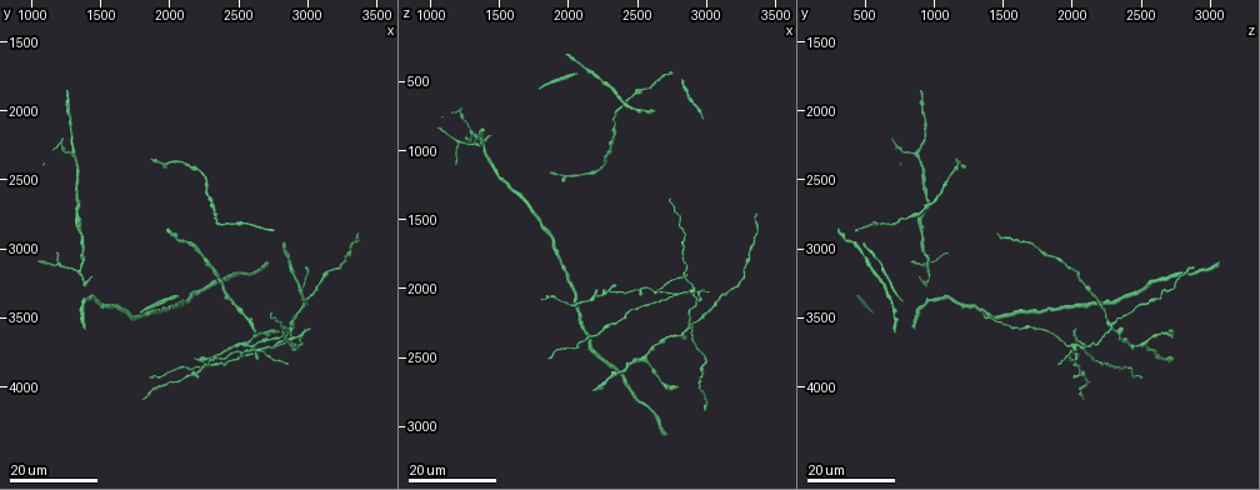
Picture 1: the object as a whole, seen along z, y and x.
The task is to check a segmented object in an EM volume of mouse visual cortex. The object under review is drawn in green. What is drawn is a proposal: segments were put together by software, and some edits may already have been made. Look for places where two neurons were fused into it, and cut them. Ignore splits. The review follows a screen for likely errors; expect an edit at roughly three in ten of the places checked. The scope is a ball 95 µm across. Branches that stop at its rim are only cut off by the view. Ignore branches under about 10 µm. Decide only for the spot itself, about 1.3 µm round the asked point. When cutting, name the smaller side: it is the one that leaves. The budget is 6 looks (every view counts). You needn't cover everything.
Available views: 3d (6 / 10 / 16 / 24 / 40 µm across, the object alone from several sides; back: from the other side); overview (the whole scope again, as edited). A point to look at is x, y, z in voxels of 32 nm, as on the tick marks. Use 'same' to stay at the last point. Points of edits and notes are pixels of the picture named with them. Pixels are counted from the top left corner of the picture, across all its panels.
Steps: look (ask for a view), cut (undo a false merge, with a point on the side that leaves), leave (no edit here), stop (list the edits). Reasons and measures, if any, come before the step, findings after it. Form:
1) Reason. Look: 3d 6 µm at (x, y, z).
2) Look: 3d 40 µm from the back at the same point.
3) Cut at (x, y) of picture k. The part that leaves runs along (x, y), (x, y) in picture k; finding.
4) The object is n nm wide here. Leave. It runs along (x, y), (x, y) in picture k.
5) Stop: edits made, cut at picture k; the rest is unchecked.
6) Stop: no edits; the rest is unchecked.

Look: 3d 16 µm at (1340, 2440, 900).

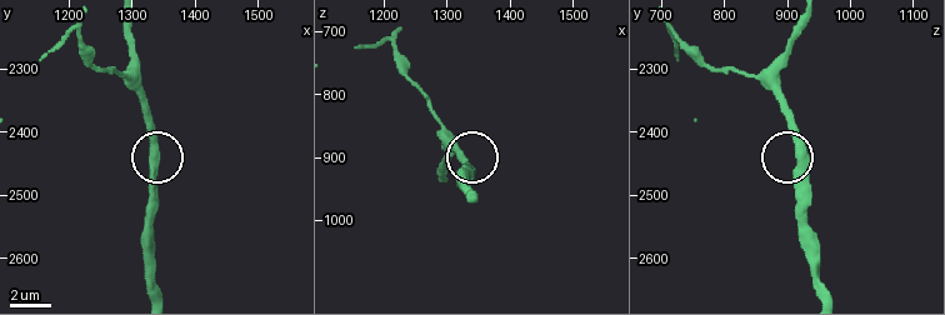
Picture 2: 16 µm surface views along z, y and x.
Zoom in. Look: 3d 10 µm at (1340, 2435, 920).

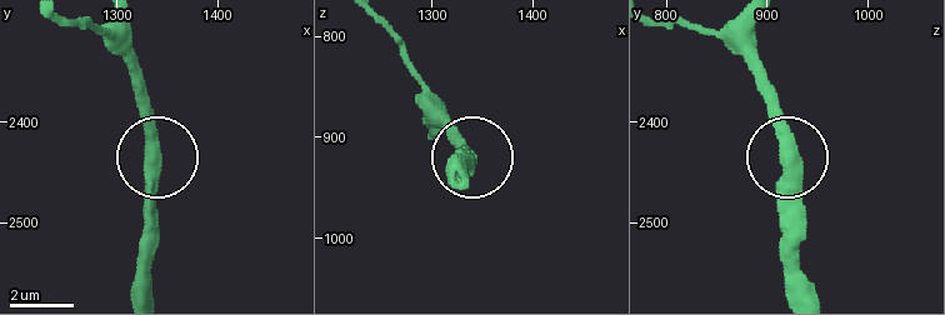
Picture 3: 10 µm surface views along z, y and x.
The object is 440 nm wide here. Leave. It runs along (815, 293), (799, 261), (799, 180), (770, 86) in picture 3; one neuron here.

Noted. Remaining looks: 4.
Branch point. Look: 3d 16 µm at (1280, 2320, 860).

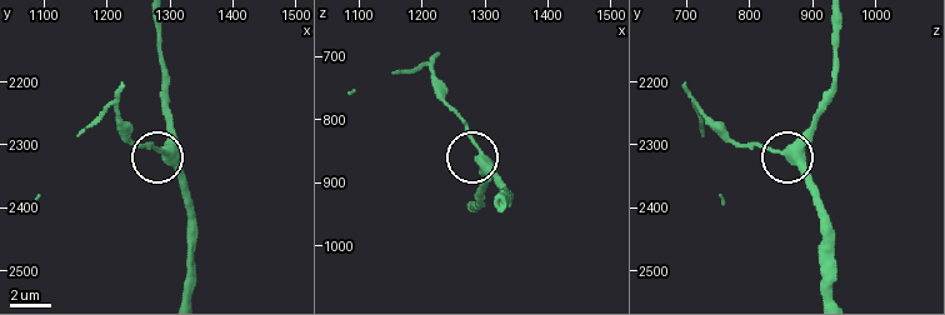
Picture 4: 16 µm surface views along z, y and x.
Look: 3d 6 µm at (1295, 2310, 860).

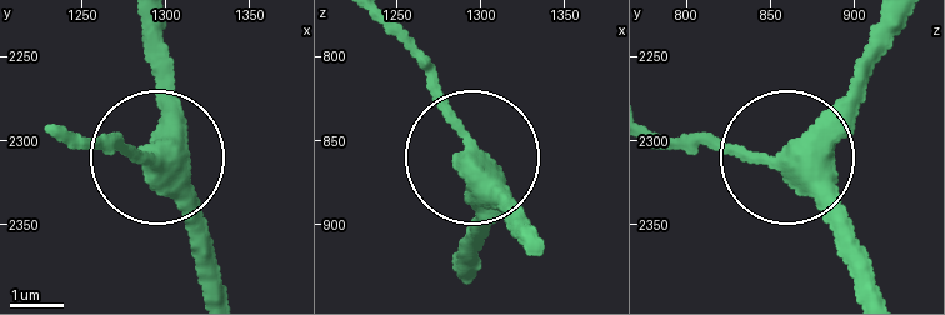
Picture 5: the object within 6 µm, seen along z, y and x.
3 arms meet here. Leave. All the same neuron.

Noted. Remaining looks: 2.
Thick turns thin. Look: 3d 24 µm at (1240, 3120, 960).

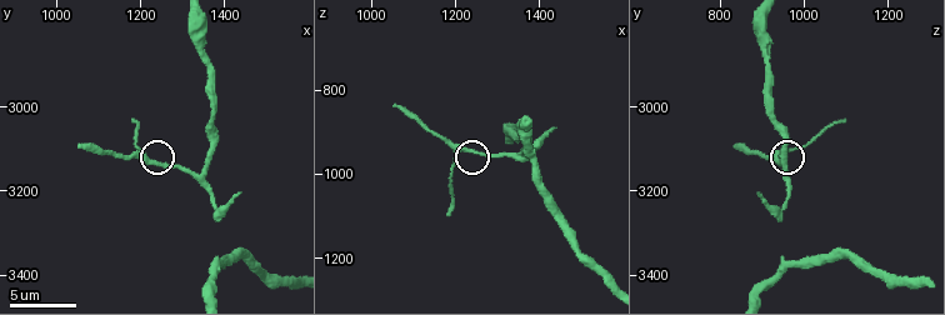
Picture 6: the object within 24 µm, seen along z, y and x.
Look: 3d 6 µm at (1235, 3135, 945).

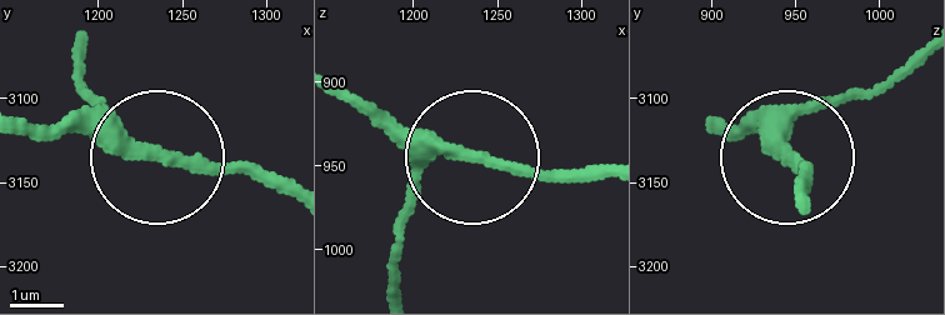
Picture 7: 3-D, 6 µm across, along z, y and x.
The object is 230 nm wide here. Leave. All the same neuron.

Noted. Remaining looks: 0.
Stop: no edits; the rest is unchecked.

